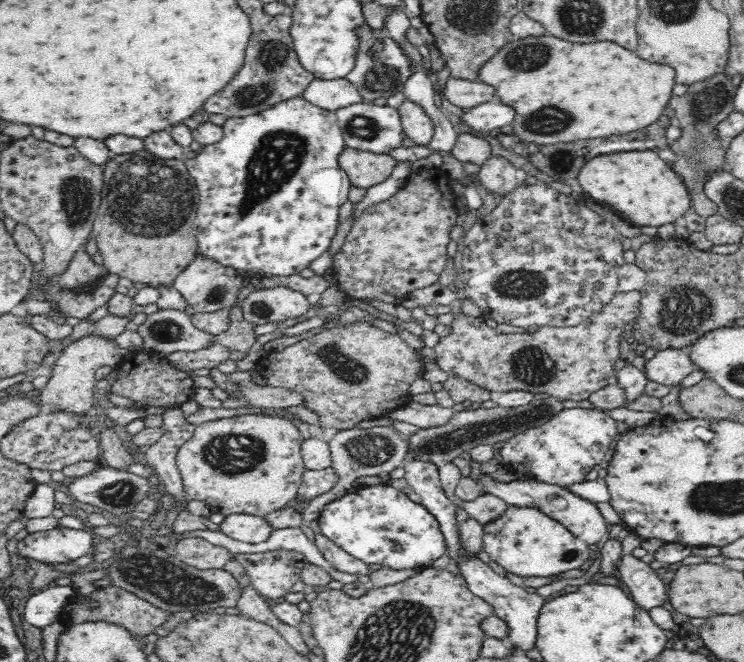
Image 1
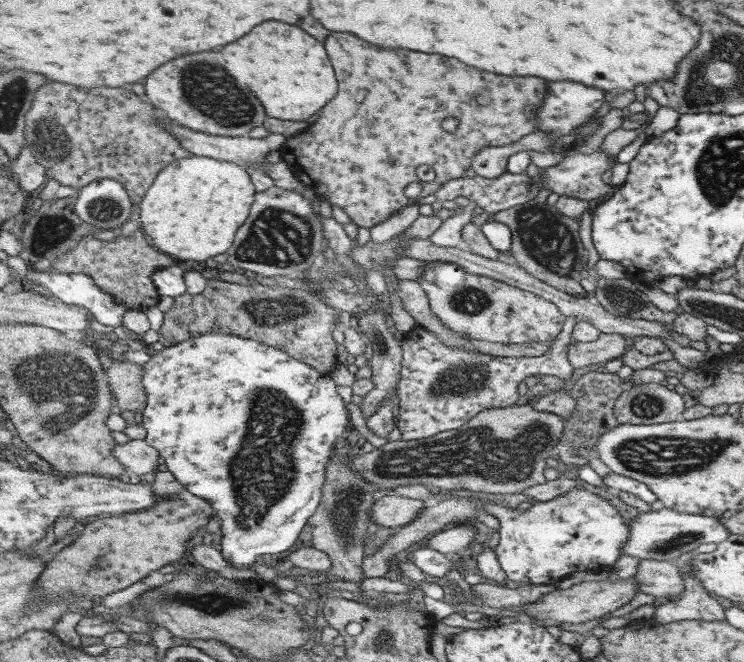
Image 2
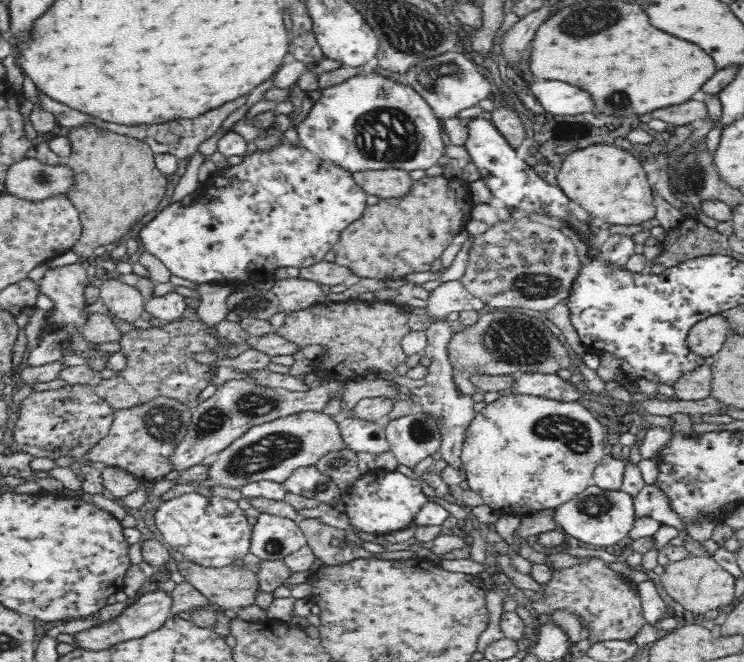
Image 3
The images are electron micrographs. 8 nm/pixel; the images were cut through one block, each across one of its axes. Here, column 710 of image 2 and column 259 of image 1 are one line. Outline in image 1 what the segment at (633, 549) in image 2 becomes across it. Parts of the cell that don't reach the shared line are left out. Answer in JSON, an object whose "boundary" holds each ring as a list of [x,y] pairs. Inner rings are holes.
{"boundary":[[[229,514],[220,522],[220,532],[233,540],[247,544],[261,544],[269,540],[273,529],[270,523],[251,514]]]}

